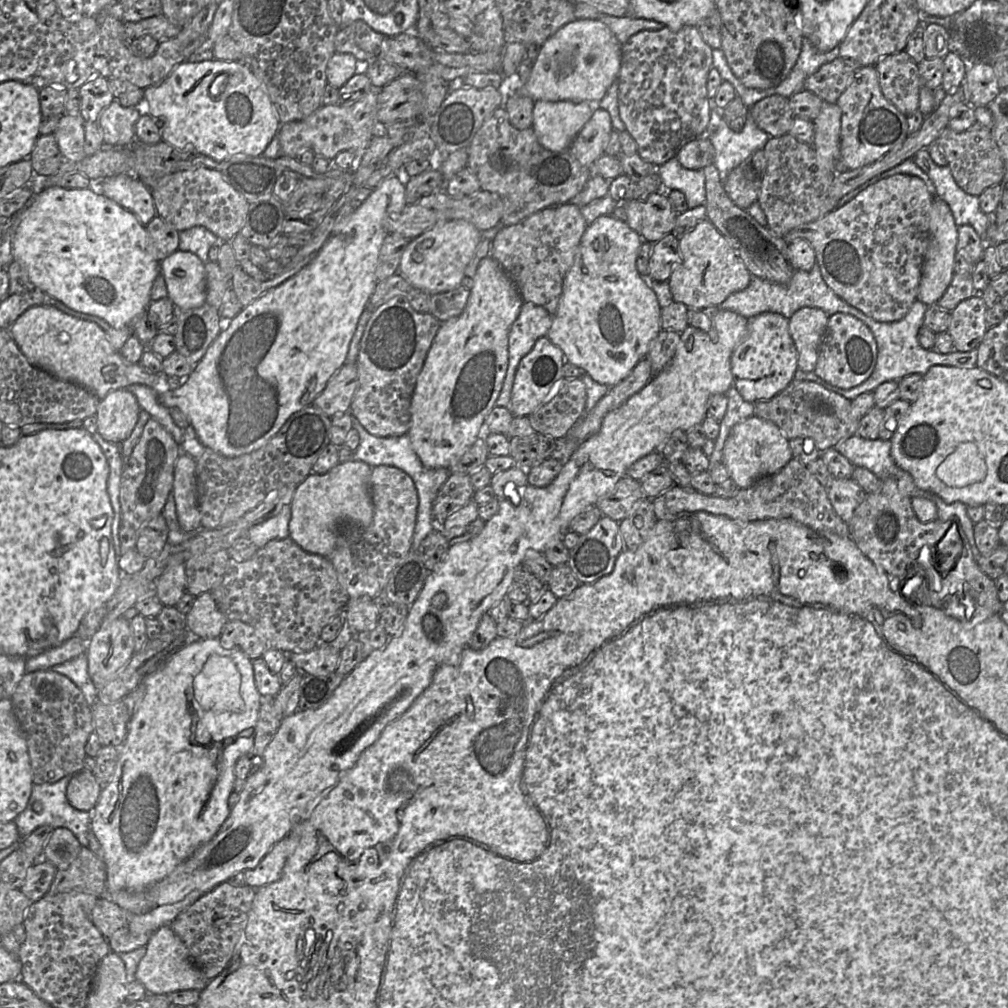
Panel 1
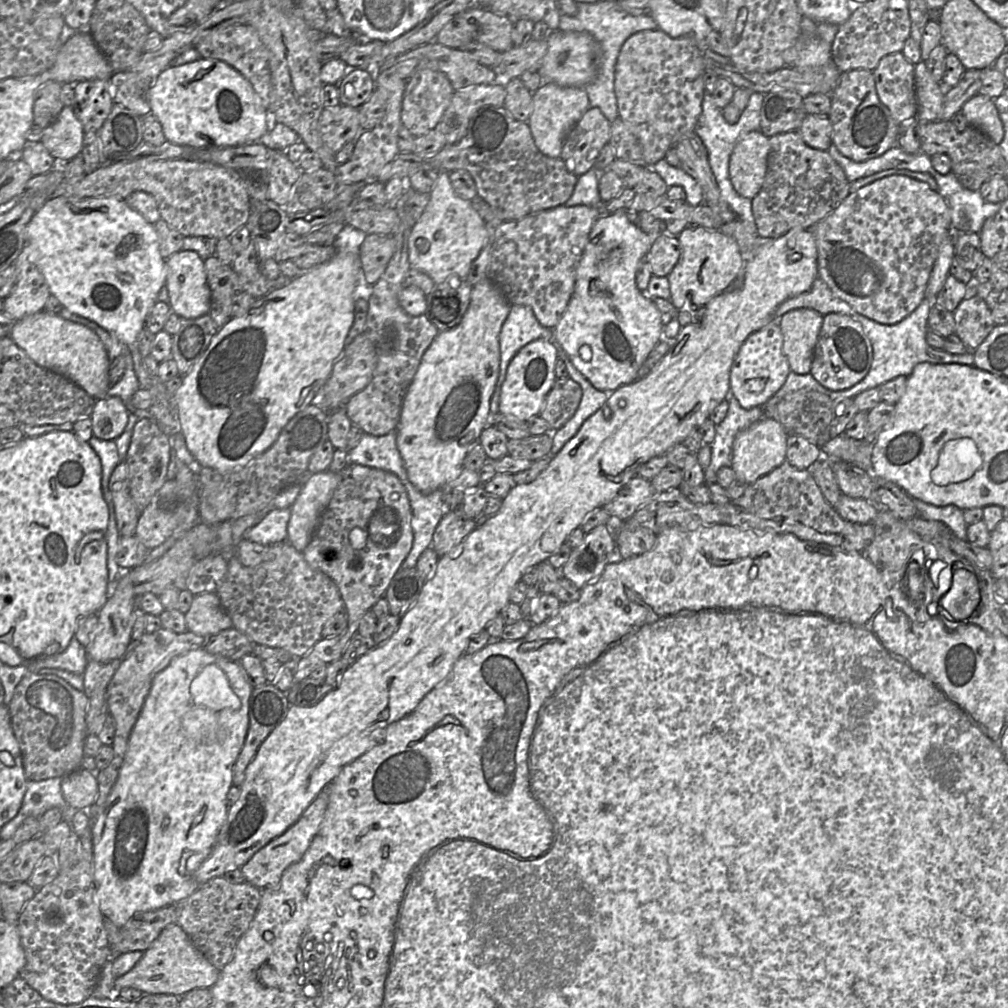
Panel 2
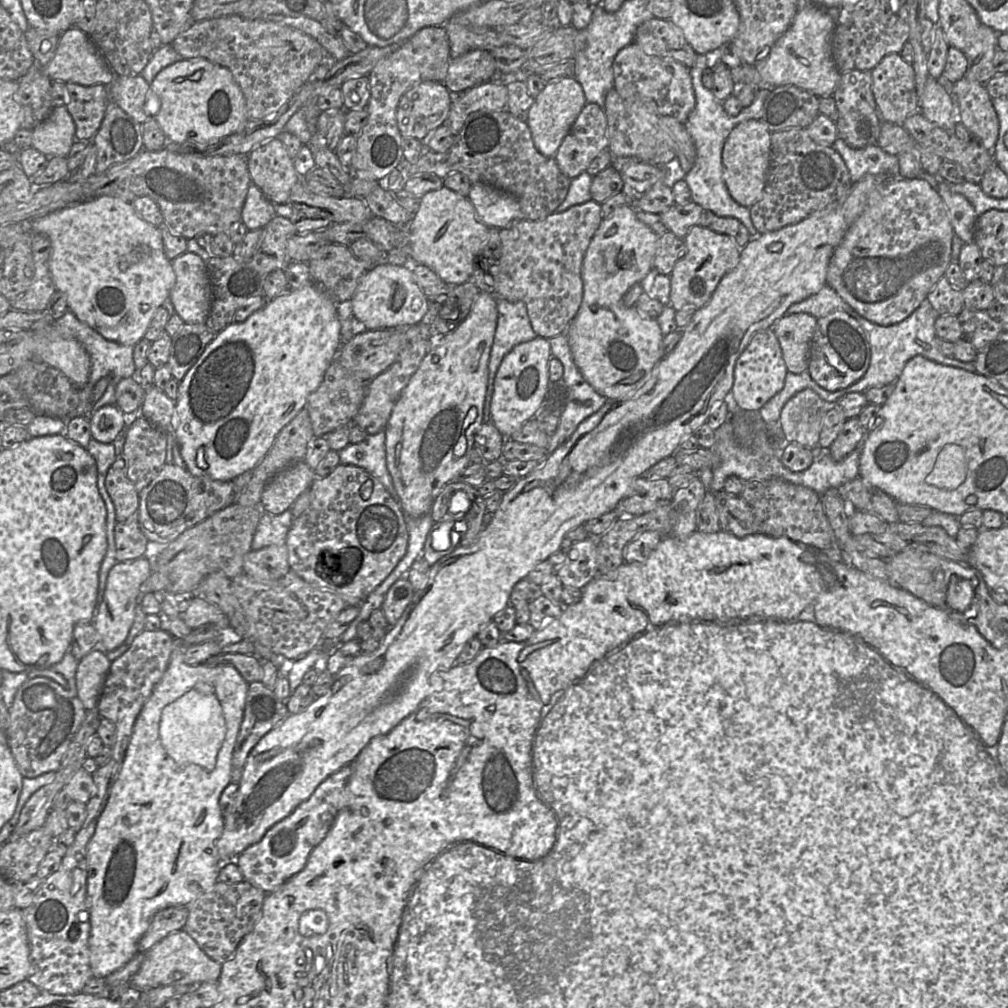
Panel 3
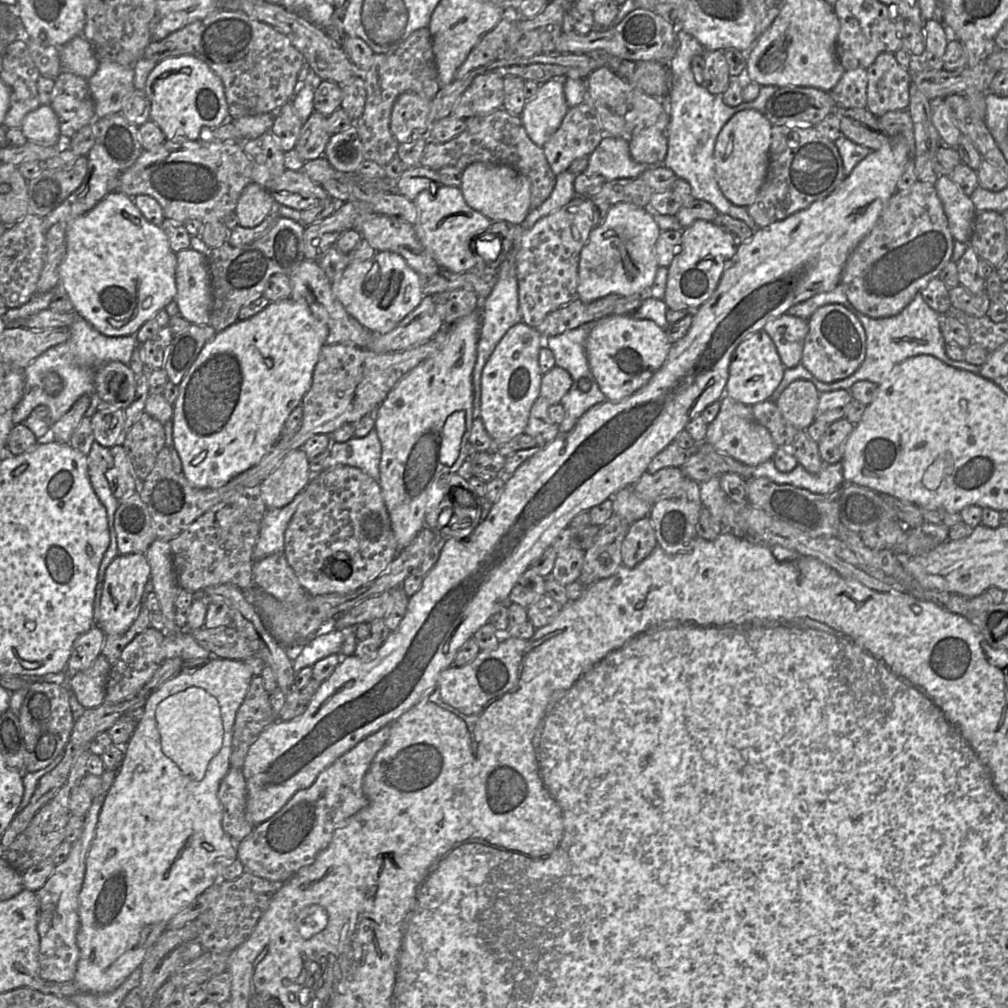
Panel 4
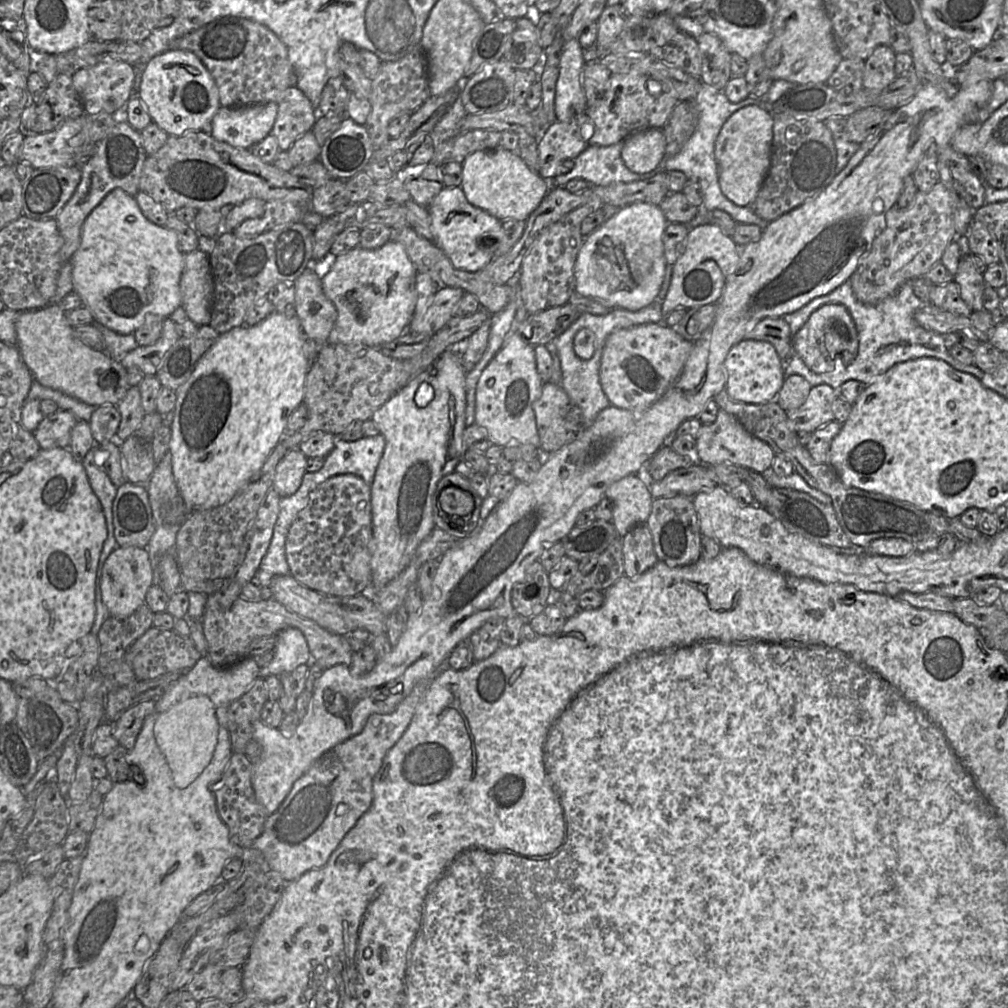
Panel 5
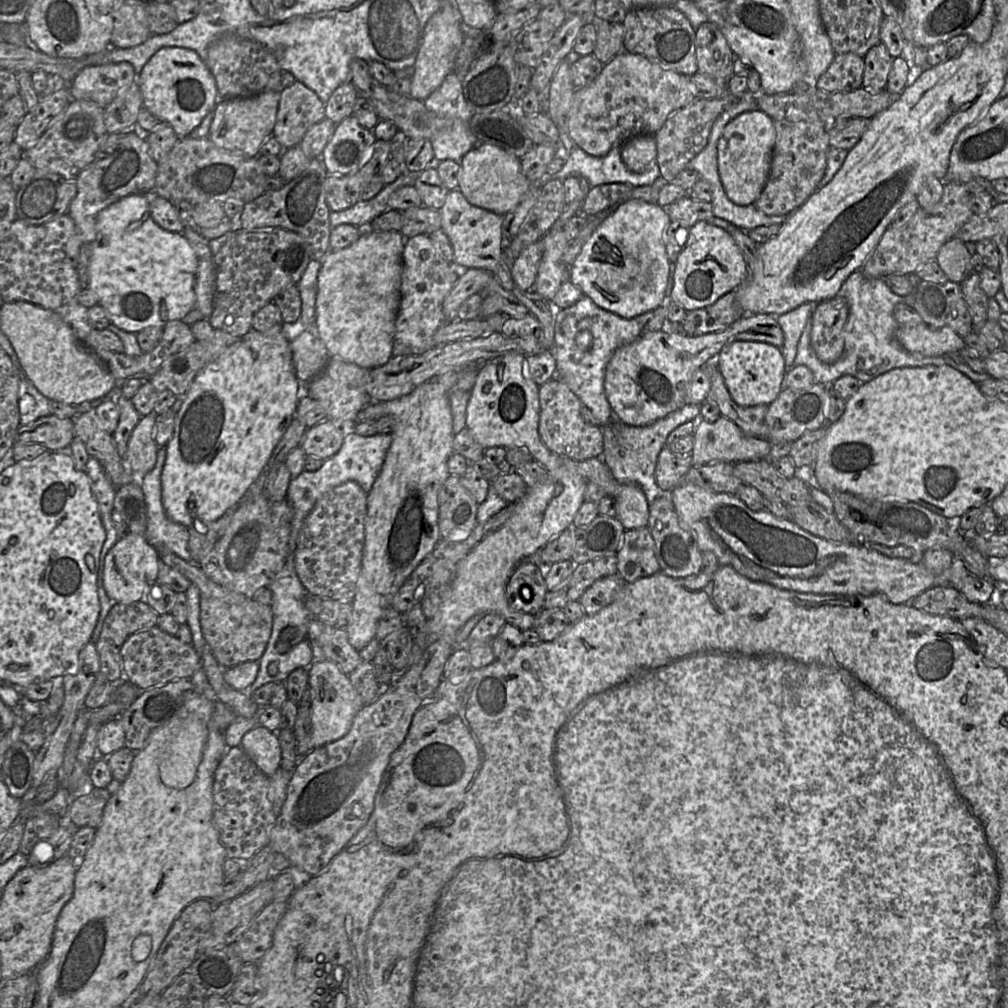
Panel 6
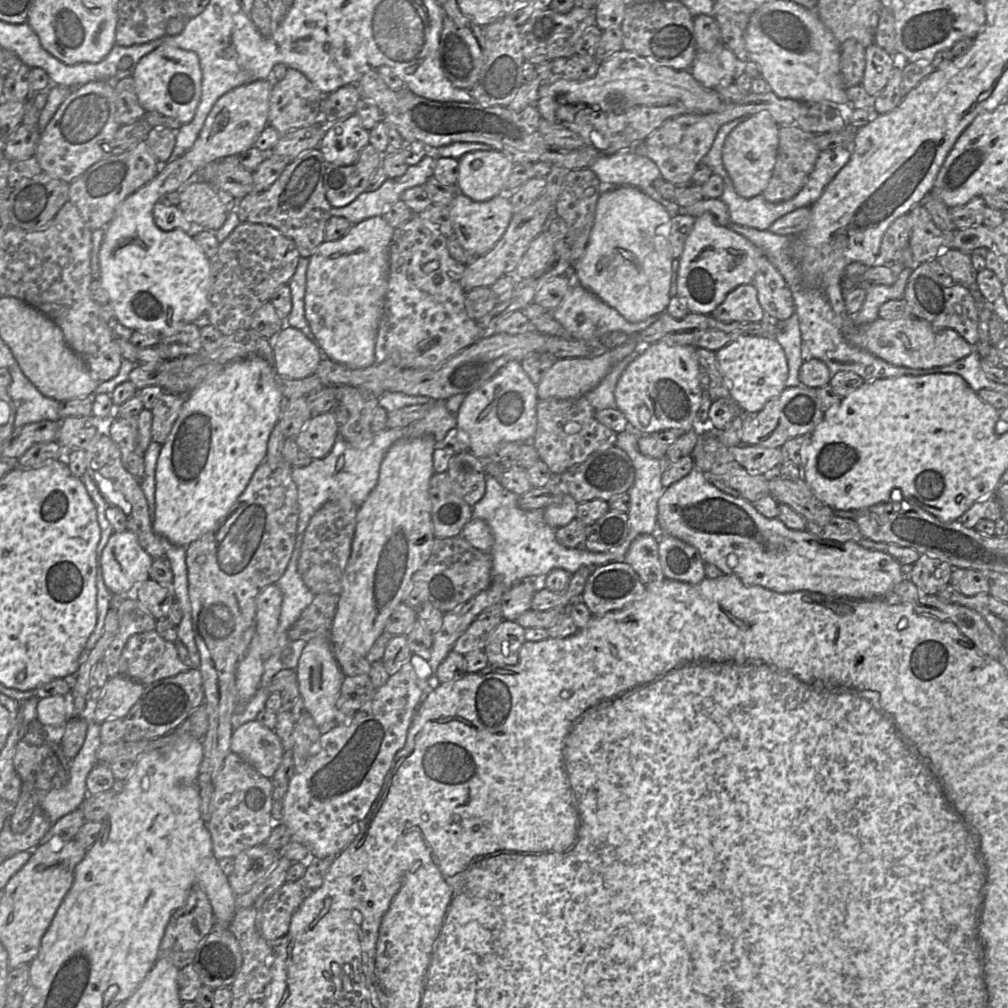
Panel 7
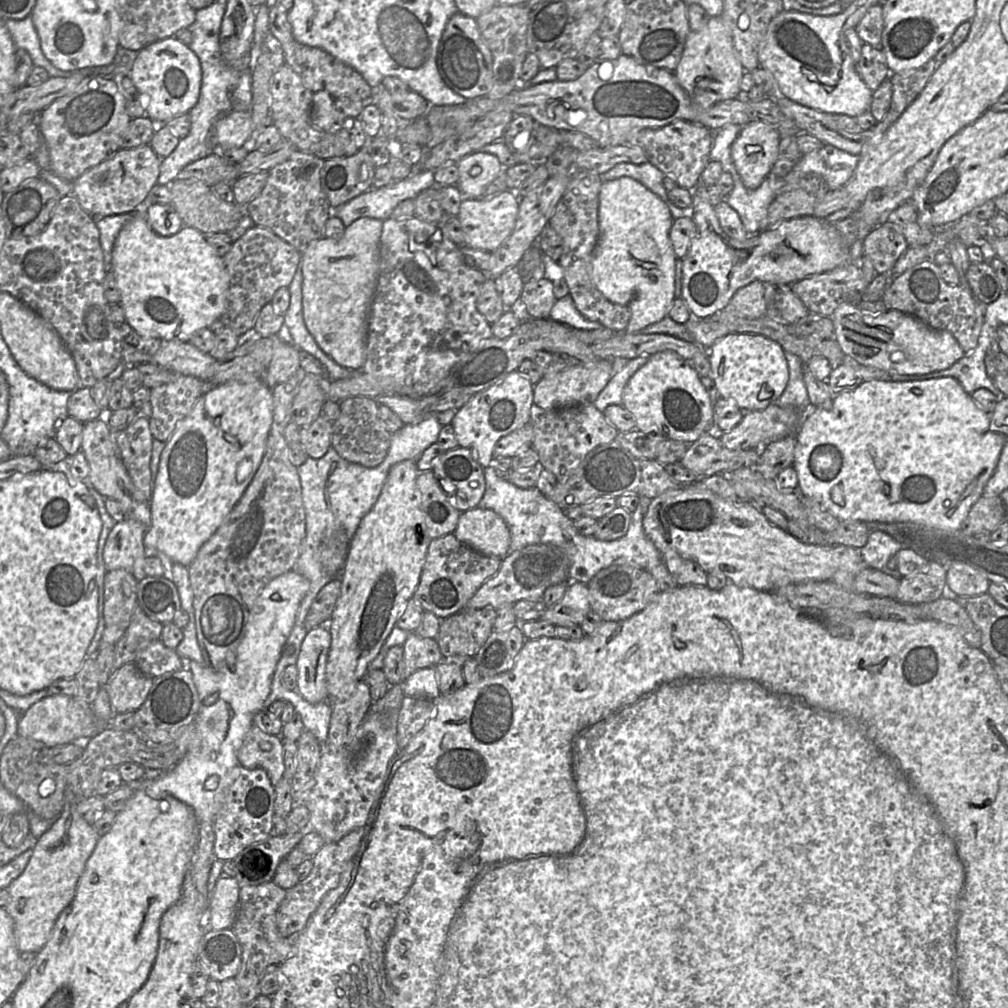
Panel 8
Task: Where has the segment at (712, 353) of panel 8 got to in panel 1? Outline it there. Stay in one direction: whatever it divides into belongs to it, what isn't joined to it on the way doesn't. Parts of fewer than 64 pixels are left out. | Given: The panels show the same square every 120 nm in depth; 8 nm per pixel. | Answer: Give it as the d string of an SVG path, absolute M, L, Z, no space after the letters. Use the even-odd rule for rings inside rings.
M764 312L748 319L748 331L731 356L734 386L750 403L770 400L794 379L798 369L798 352L789 331L789 319L773 312Z

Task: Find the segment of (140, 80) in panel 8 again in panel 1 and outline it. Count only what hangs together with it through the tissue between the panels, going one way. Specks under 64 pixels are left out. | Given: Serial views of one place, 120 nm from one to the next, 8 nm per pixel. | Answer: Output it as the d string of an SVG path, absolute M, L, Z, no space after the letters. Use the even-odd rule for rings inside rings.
M184 61L161 83L146 88L144 98L148 101L149 115L160 129L162 141L218 162L238 153L262 155L281 125L266 86L239 61ZM220 74L227 75L226 84L219 88L218 96L211 97L210 86Z

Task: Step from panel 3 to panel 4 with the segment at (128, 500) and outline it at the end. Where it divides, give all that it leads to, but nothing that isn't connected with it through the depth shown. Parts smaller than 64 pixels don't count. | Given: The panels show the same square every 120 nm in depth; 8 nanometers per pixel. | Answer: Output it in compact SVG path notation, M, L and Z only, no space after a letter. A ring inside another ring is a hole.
M114 445L109 451L113 466L106 471L105 477L113 496L120 500L135 491L140 492L144 482L140 482L136 477L123 446Z

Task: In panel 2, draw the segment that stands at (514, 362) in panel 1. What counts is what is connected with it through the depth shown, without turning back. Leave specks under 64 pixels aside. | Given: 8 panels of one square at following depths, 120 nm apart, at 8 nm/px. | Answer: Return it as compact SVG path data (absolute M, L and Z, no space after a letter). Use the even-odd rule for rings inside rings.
M511 305L499 334L499 375L490 400L490 417L499 413L501 387L510 361L522 347L539 339L552 341L553 329L543 327L529 306Z

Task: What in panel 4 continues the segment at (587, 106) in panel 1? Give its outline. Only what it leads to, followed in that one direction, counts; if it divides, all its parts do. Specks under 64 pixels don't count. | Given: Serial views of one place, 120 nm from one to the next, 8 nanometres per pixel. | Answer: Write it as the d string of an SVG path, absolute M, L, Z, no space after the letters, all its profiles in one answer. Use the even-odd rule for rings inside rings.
M563 79L541 84L536 97L526 103L520 116L527 135L541 148L560 127L569 110L563 84Z

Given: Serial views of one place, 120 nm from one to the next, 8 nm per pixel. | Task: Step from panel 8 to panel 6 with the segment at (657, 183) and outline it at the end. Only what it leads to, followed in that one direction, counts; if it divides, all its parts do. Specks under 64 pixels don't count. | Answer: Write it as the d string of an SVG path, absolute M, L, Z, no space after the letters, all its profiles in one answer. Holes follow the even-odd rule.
M574 146L563 168L553 174L545 175L543 180L564 180L569 176L584 178L590 187L610 183L625 183L634 187L652 185L660 176L657 163L645 173L629 171L621 159L620 147L615 147L604 157L594 157Z

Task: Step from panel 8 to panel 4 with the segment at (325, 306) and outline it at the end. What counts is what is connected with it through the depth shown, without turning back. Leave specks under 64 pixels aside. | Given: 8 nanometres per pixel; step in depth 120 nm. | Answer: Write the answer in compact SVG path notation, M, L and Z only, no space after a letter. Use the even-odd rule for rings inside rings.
M390 251L376 252L369 260L348 265L341 278L332 282L332 291L347 313L373 334L393 330L424 297L419 274L401 255Z

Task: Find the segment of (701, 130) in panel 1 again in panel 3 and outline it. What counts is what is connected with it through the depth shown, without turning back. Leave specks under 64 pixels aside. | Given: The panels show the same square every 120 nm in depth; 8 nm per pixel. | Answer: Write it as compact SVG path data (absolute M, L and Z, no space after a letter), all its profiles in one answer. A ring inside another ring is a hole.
M632 42L616 55L613 62L614 89L627 102L651 100L658 111L684 124L695 107L695 94L690 70L671 58L646 54Z

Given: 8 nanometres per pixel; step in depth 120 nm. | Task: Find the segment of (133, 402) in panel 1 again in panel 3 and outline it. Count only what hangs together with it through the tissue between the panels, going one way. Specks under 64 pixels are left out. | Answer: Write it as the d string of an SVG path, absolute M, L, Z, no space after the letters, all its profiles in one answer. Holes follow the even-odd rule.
M105 405L90 418L91 436L101 443L112 443L124 427L123 413L116 405Z

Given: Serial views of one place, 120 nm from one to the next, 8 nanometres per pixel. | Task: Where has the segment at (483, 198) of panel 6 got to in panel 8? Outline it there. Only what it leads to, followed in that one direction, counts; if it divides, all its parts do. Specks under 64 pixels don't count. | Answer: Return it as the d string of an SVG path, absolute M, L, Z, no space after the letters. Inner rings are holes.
M474 152L458 161L457 186L463 197L479 199L486 188L503 172L498 158L491 153Z

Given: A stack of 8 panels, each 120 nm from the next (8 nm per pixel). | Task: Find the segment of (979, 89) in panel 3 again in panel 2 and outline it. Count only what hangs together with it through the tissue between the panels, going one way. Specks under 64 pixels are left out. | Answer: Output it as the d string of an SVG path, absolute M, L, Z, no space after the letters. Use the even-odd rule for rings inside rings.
M976 94L963 105L961 112L969 126L983 131L995 144L1000 144L1004 137L1004 128L994 100L982 94Z

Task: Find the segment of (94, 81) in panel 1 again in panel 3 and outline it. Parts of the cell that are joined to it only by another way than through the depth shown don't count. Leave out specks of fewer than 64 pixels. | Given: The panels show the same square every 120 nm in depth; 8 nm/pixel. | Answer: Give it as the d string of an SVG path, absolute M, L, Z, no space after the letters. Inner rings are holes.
M66 83L66 89L68 103L65 107L75 124L75 139L78 141L90 141L101 125L109 102L108 86L102 84L82 86L75 83Z

